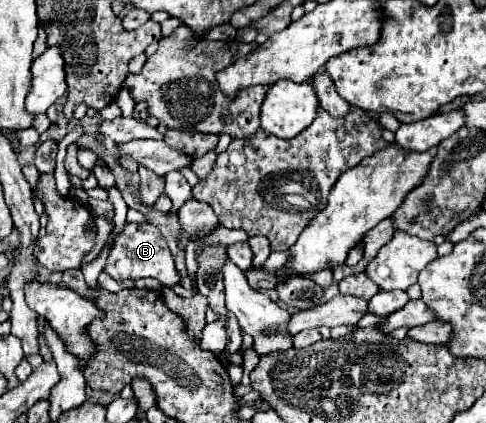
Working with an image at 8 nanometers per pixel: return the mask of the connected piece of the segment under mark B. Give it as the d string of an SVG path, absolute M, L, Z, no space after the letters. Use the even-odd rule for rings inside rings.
M127 223L125 229L115 237L111 255L105 265L105 273L111 275L115 281L127 281L127 279L139 279L139 277L155 277L159 279L165 287L173 287L181 283L181 275L175 269L173 255L169 251L167 241L159 233L159 229L151 223L137 225L137 223Z

